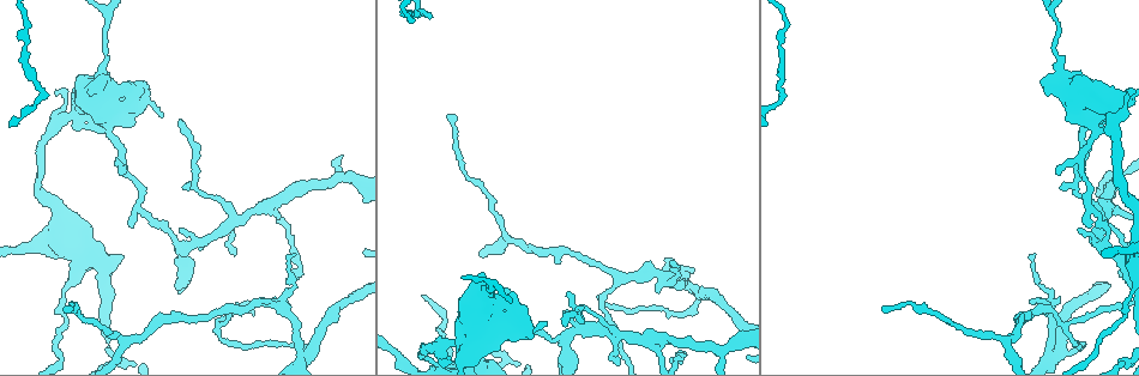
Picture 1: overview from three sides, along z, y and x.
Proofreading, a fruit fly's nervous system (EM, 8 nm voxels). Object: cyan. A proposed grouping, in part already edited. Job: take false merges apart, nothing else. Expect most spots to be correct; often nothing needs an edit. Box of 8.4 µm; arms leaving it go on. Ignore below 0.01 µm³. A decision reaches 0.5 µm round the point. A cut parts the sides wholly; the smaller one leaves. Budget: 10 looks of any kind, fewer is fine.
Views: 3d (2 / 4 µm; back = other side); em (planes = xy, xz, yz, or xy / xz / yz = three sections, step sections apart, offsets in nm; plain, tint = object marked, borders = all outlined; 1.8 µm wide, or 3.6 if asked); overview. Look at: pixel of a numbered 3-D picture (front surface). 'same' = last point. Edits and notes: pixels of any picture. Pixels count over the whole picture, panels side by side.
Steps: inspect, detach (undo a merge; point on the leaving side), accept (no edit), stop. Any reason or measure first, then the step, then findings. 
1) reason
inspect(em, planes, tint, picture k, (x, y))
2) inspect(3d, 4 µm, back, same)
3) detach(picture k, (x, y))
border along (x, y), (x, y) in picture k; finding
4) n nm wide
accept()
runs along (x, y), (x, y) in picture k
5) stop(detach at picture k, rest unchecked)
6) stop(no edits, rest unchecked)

three arms meet
inspect(em, xy, step 16, plain, picture 1, (1105, 246))

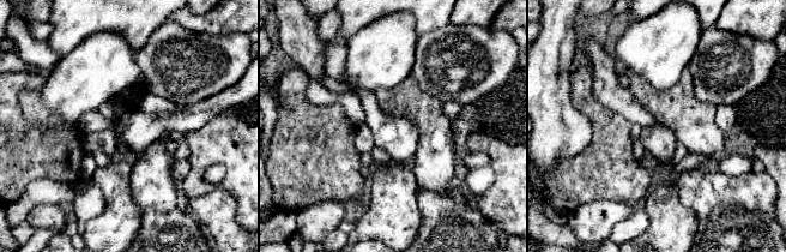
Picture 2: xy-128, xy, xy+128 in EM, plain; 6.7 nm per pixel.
with the object marked
inspect(em, xy, step 16, tint, same)

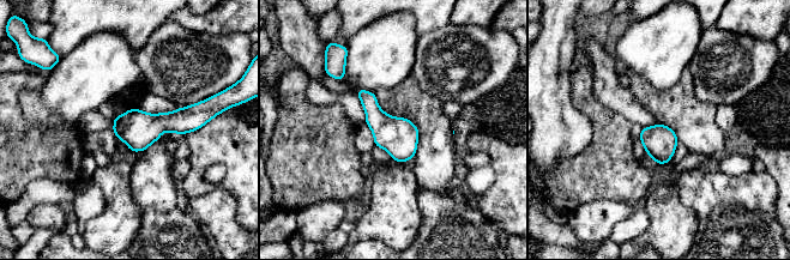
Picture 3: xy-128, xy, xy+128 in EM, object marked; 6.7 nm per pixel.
accept()
all the same neuron

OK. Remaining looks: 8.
inspect(em, planes, tint, picture 1, (664, 280))

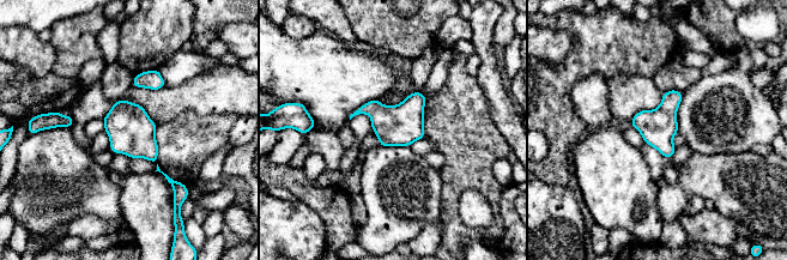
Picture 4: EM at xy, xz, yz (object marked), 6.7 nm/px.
accept()
one neuron here

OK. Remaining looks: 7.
thin arm on a thick one
inspect(em, 3.6 µm, xy, step 8, tint, picture 1, (1093, 131))

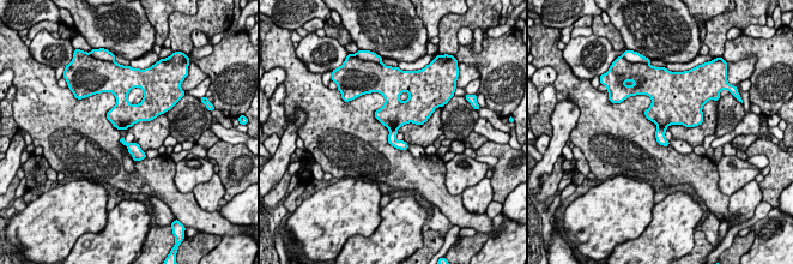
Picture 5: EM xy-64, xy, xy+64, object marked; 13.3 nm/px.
inspect(em, 3.6 µm, planes, tint, same)

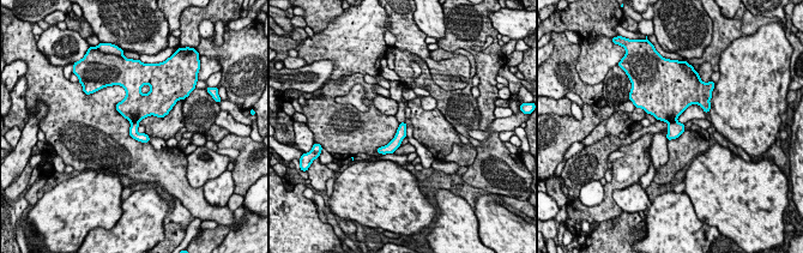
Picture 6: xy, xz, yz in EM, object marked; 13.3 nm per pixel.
140 nm wide
detach(picture 6, (675, 128))
border along (676, 119), (668, 122) in picture 6; a second neuron is stuck on

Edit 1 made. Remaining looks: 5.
stop(detach at picture 6, rest unchecked)

